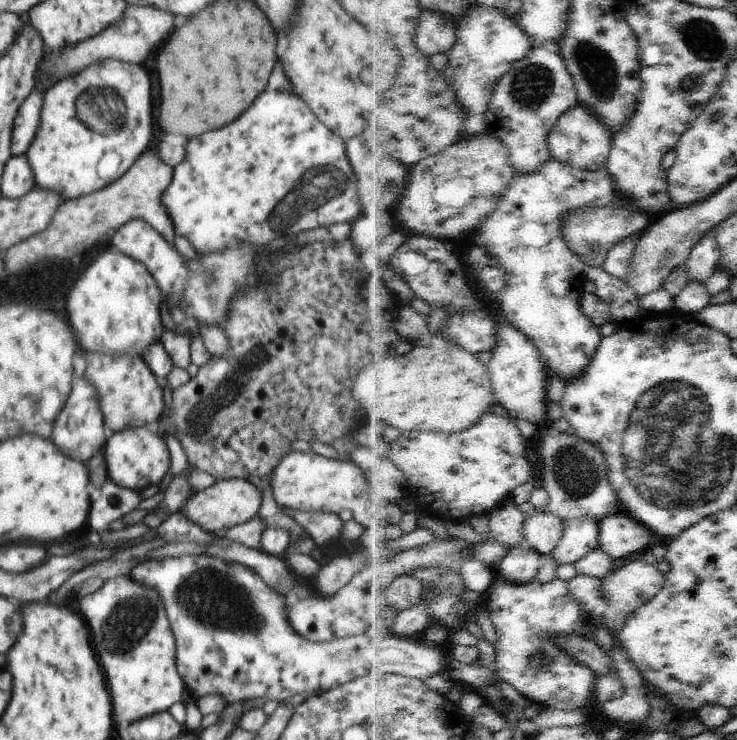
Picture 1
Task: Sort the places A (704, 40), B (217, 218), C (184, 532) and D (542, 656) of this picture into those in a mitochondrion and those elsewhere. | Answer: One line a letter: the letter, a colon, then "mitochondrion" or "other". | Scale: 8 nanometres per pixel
A: mitochondrion
B: other
C: other
D: other

